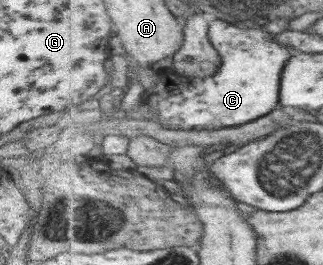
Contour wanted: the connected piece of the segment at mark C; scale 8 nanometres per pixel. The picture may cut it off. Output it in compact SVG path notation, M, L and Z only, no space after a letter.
M211 18L209 24L209 39L212 46L221 55L220 68L210 77L192 77L176 73L172 69L156 71L155 83L149 91L149 96L143 102L148 102L149 107L157 111L157 119L164 128L191 130L220 130L221 128L245 125L268 115L276 109L280 101L280 77L284 71L286 61L295 55L294 49L282 46L272 41L272 34L263 28L240 28L226 20Z

